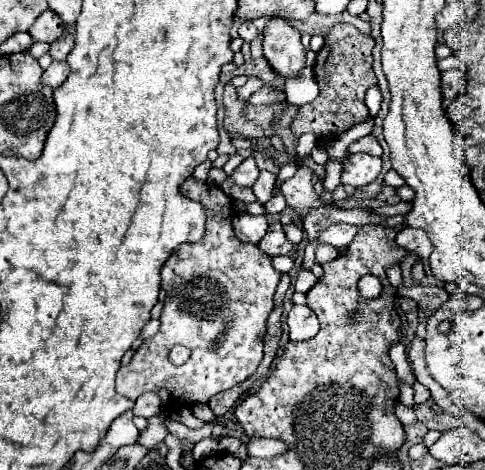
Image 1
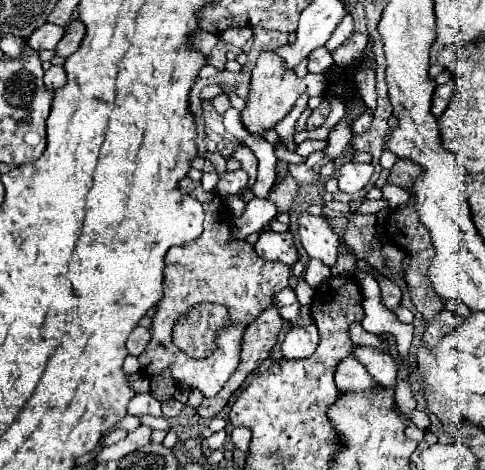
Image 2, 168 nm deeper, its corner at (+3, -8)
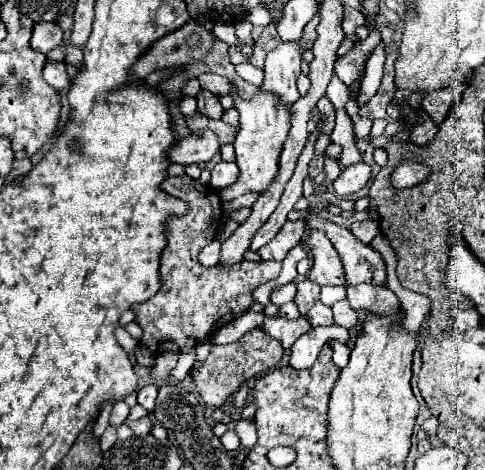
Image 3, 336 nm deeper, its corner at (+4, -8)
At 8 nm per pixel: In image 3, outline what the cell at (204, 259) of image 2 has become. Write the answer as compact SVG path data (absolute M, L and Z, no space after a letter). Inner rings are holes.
M186 174L168 176L162 182L162 190L186 200L190 204L190 212L188 216L172 220L166 228L168 244L160 256L162 286L158 294L144 304L132 306L132 310L136 312L136 322L144 330L140 344L150 348L154 356L162 352L184 354L194 350L198 344L210 340L216 330L220 330L234 318L246 314L256 304L252 296L254 290L260 284L274 280L282 268L282 262L264 260L240 260L232 266L218 264L214 268L204 268L198 260L198 252L202 252L202 248L210 244L216 238L216 232L220 230L224 218L220 194L210 186L202 186L198 180L192 180Z

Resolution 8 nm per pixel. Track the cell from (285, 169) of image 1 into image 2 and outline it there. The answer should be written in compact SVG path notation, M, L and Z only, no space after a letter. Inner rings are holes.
M269 198L249 200L245 212L233 222L229 240L245 240L249 234L259 232L275 216L277 216L277 208Z

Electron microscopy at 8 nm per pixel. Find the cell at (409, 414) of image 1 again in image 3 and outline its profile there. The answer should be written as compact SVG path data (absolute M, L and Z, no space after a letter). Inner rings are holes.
M330 340L328 344L332 344L332 350L334 350L334 356L332 356L334 364L336 364L338 368L344 368L350 358L350 348L348 348L346 344L340 344L338 340Z

